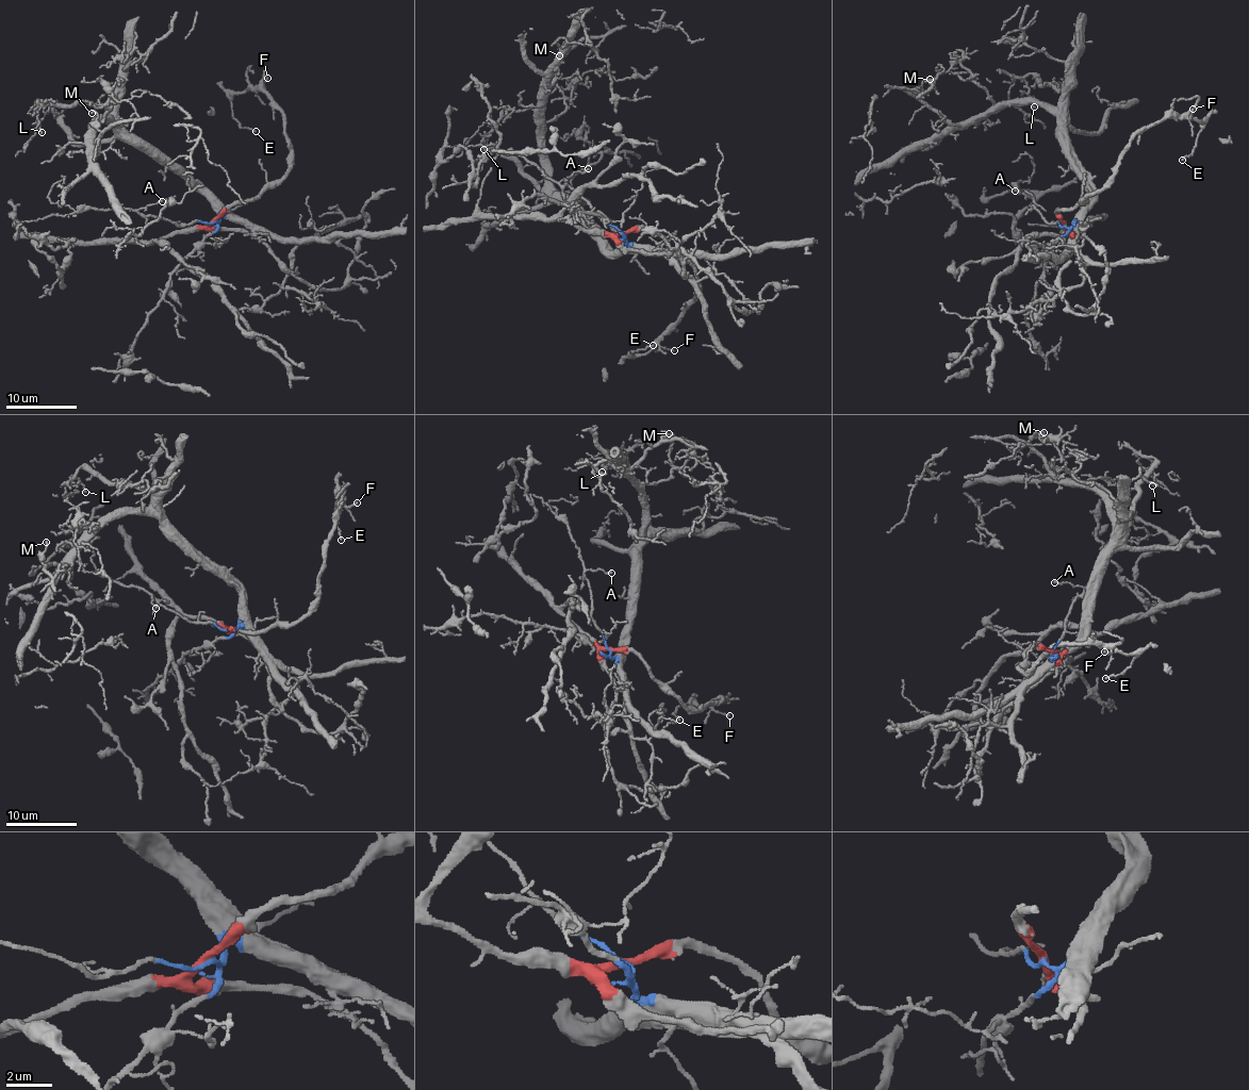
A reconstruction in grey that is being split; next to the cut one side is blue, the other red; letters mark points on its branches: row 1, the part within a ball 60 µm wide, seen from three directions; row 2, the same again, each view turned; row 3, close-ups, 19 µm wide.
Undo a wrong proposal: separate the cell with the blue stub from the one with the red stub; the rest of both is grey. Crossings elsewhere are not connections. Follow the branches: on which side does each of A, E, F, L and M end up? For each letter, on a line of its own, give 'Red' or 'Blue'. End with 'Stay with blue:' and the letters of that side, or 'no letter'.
A: Blue
E: Red
F: Red
L: Blue
M: Blue
Stay with blue: A, L, M

